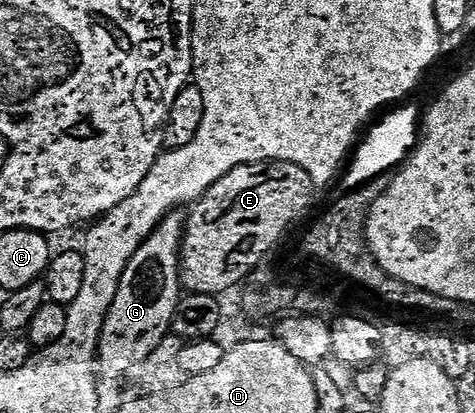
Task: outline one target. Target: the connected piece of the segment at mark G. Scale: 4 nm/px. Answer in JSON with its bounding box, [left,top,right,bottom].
[97,213,184,375]

